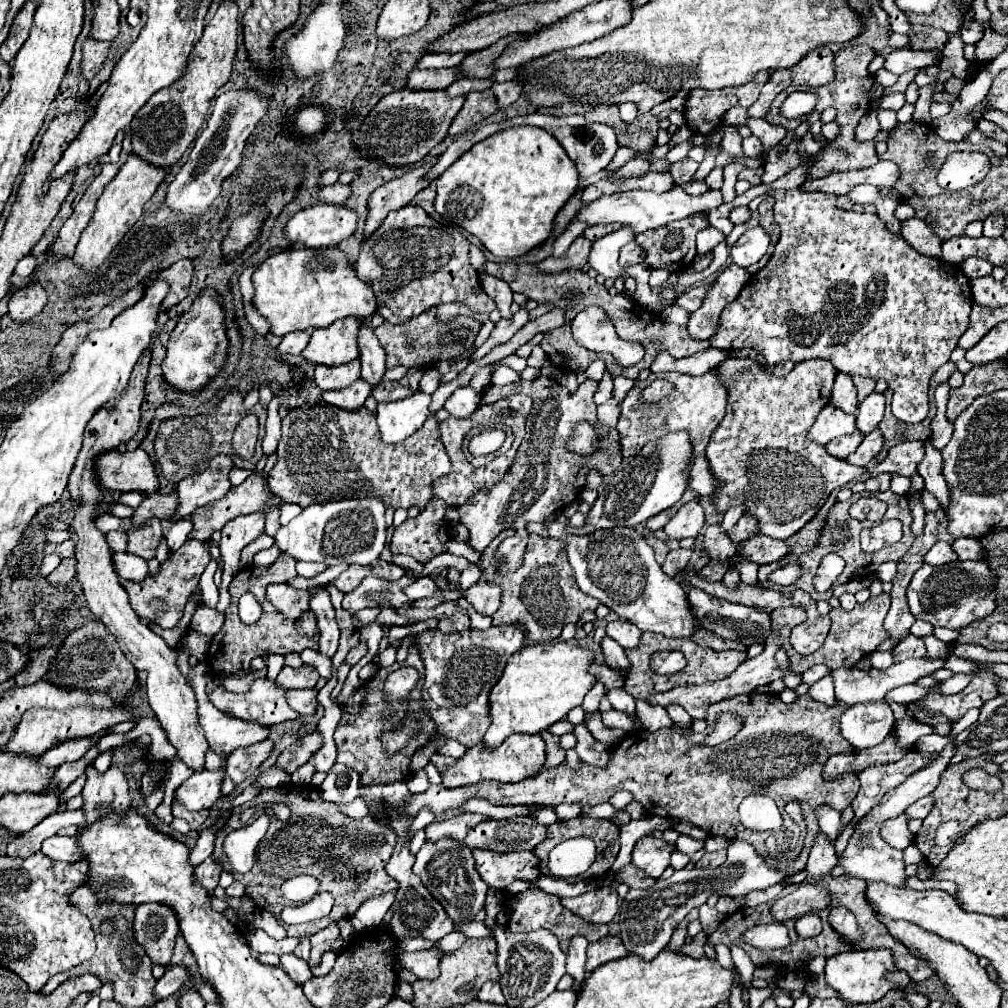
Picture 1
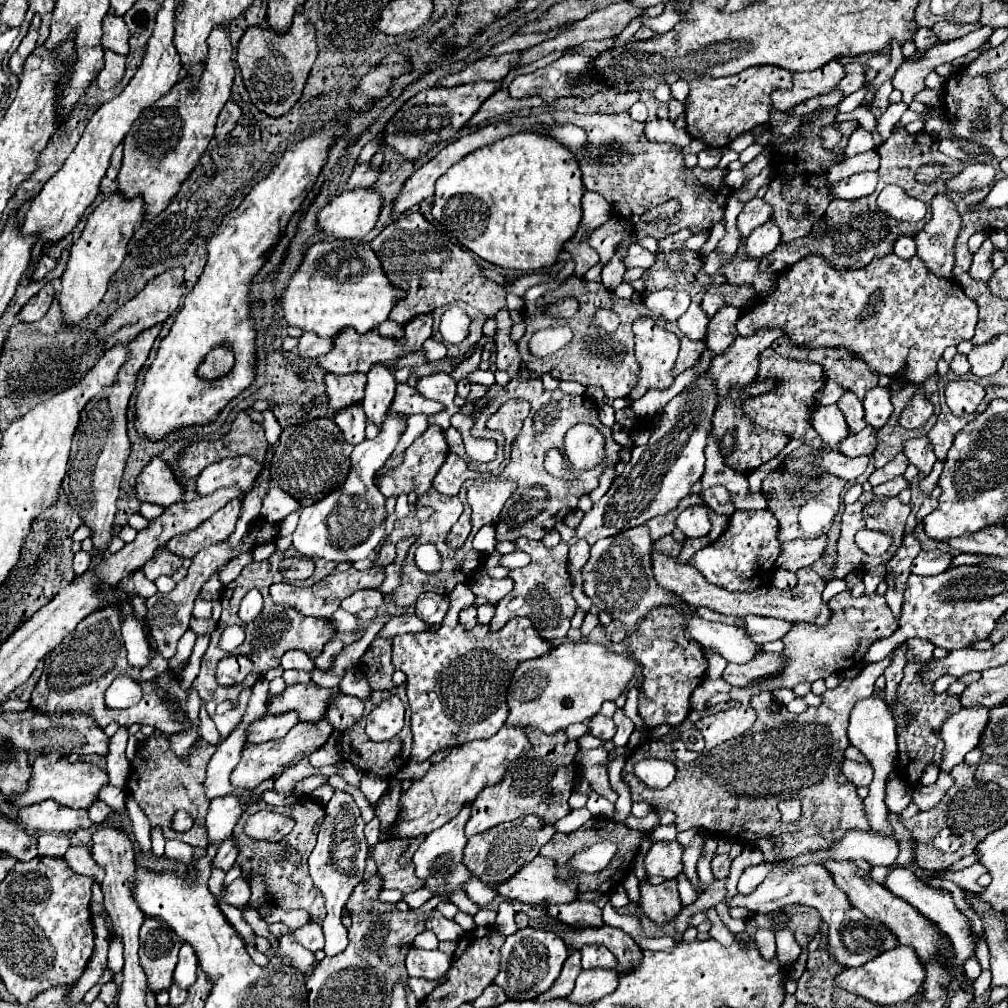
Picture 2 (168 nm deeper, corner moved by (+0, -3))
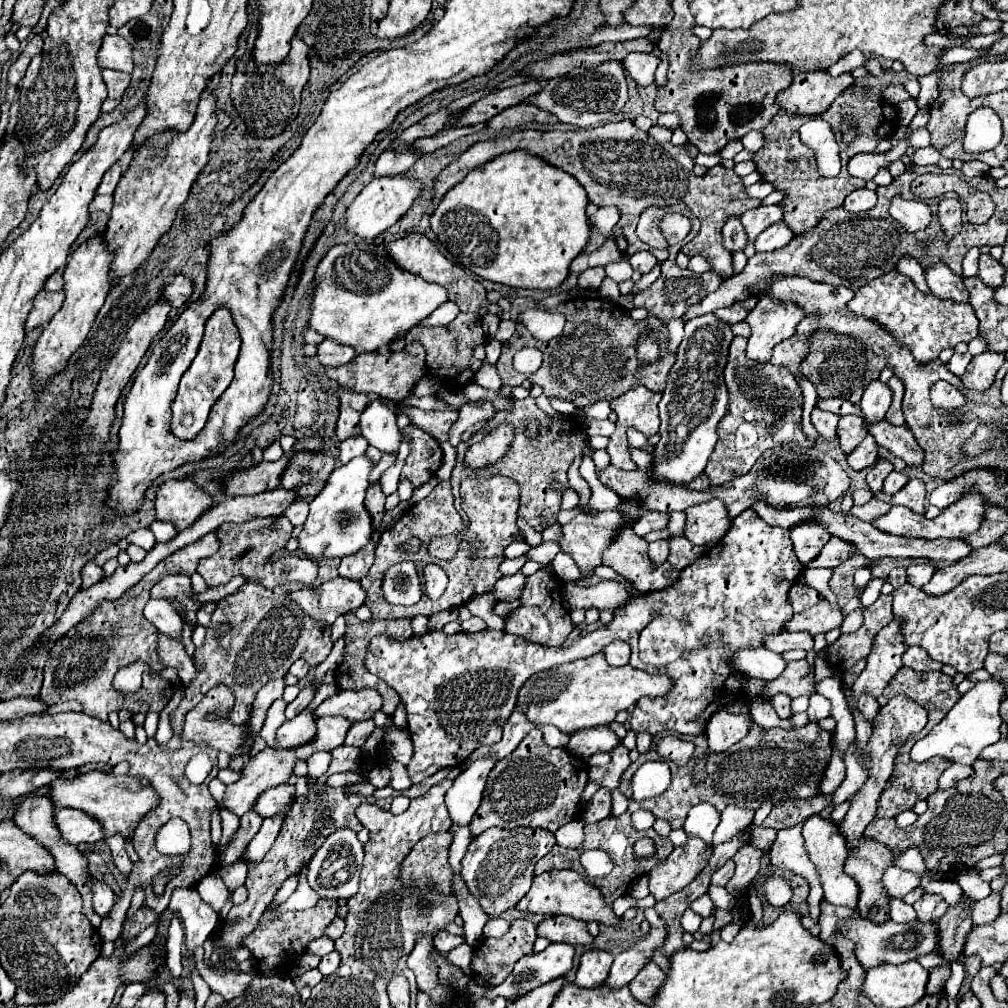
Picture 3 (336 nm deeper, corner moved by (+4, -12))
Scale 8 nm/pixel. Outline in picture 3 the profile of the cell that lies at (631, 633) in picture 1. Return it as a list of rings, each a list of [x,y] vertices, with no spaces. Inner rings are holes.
[[[616,640],[604,648],[604,656],[610,666],[624,666],[630,660],[630,646],[628,642]]]

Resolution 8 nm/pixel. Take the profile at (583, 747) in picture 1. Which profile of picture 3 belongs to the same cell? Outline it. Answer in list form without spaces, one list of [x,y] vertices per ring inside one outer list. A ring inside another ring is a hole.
[[[600,788],[590,804],[586,806],[586,812],[584,812],[584,822],[586,824],[594,824],[594,822],[600,822],[604,818],[608,818],[612,812],[612,796],[610,796],[610,790],[606,788]]]

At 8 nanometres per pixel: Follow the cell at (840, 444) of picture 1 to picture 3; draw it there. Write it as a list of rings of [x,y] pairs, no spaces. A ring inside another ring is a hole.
[[[868,434],[858,448],[848,456],[848,464],[852,470],[864,470],[870,468],[874,462],[878,460],[878,444],[874,442],[874,438]]]

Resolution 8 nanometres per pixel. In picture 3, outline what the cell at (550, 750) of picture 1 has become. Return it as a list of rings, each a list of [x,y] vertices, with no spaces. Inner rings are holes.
[[[534,728],[518,744],[510,758],[502,758],[488,776],[482,804],[476,810],[470,828],[472,836],[480,836],[484,830],[496,828],[546,828],[556,832],[560,826],[578,820],[582,816],[582,792],[588,782],[588,762],[574,758],[566,748],[550,748],[542,732]]]

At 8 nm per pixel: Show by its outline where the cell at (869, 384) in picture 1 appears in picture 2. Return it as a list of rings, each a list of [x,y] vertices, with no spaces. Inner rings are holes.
[[[780,337],[778,341],[774,341],[772,349],[790,359],[820,363],[828,379],[836,381],[844,389],[854,391],[858,399],[864,399],[864,395],[878,385],[878,373],[872,373],[864,361],[858,361],[858,357],[846,349],[820,347],[814,351],[806,351],[802,347],[792,347],[788,337]]]

